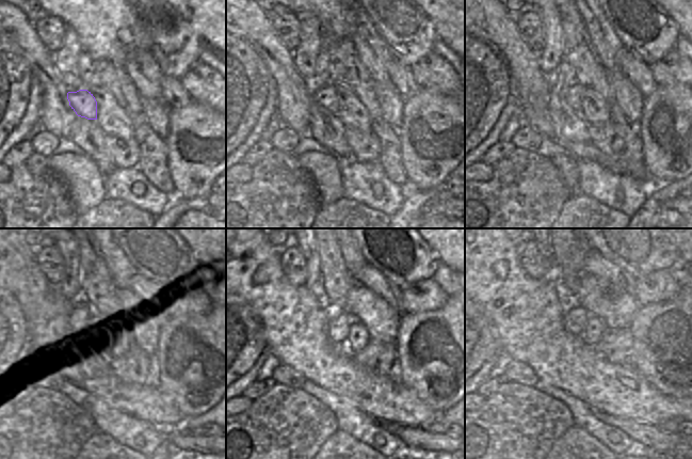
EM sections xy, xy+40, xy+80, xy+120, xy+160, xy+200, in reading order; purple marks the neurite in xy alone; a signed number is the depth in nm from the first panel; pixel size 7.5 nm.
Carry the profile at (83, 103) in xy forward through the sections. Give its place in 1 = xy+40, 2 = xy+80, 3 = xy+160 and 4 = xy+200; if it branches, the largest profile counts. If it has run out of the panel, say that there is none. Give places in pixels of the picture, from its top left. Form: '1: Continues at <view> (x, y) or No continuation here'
1: Continues at xy+40 (326, 97)
2: Continues at xy+80 (574, 94)
3: Continues at xy+160 (337, 328)
4: Continues at xy+200 (576, 318)

